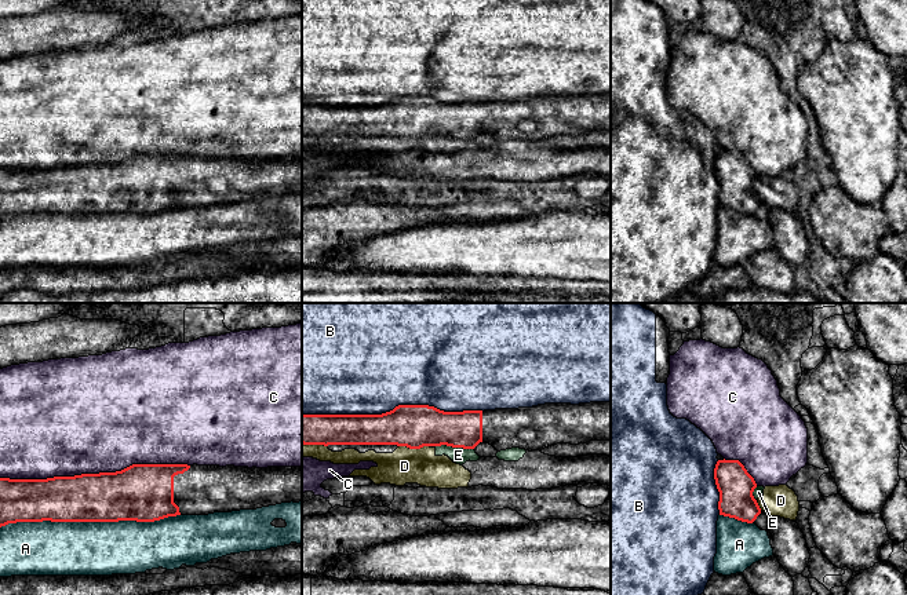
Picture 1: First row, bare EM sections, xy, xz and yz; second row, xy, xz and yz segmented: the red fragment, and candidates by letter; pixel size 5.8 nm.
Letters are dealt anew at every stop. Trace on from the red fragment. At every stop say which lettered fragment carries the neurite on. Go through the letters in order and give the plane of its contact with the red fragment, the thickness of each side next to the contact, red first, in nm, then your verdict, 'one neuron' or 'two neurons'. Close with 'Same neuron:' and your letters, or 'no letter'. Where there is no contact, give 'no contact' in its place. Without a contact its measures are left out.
A: contact in xy; calibres 280 and 320 nm; two neurons
B: contact in xz; calibres 260 and 480 nm; two neurons
C: contact in xy; calibres 300 and 500 nm; two neurons
D: contact in xz; calibres 260 and 200 nm; two neurons
E: contact in xz; calibres 260 and 100 nm; two neurons
Same neuron: no letter

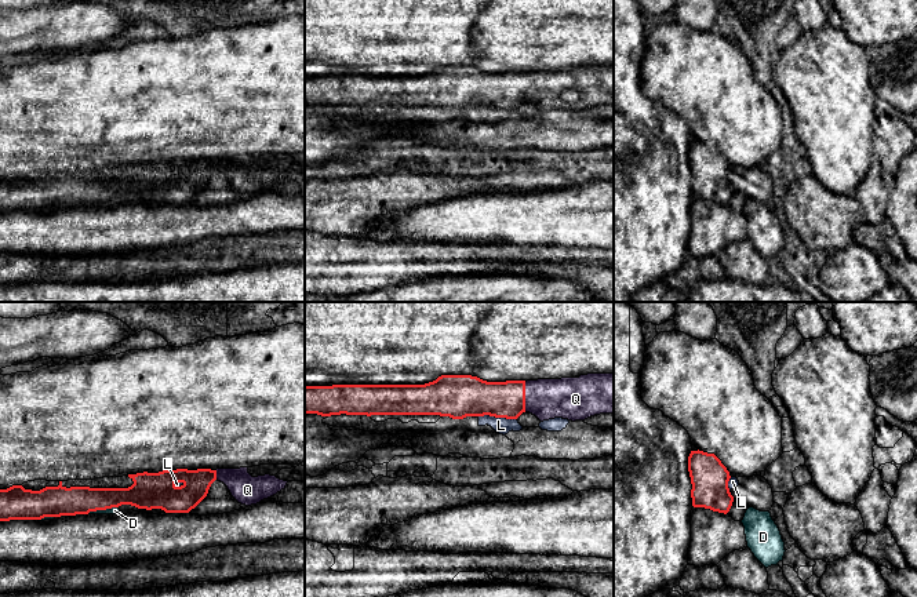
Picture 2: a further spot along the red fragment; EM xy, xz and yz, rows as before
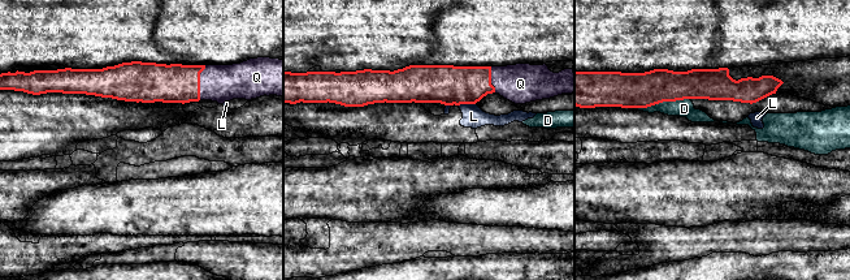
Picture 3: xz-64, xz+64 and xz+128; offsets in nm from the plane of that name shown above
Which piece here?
D: contact in xy; calibres 170 and 50 nm; two neurons
L: contact in xz; calibres 260 and 100 nm; two neurons
Q: contact in xz; calibres 200 and 240 nm; one neuron
Same neuron: Q

